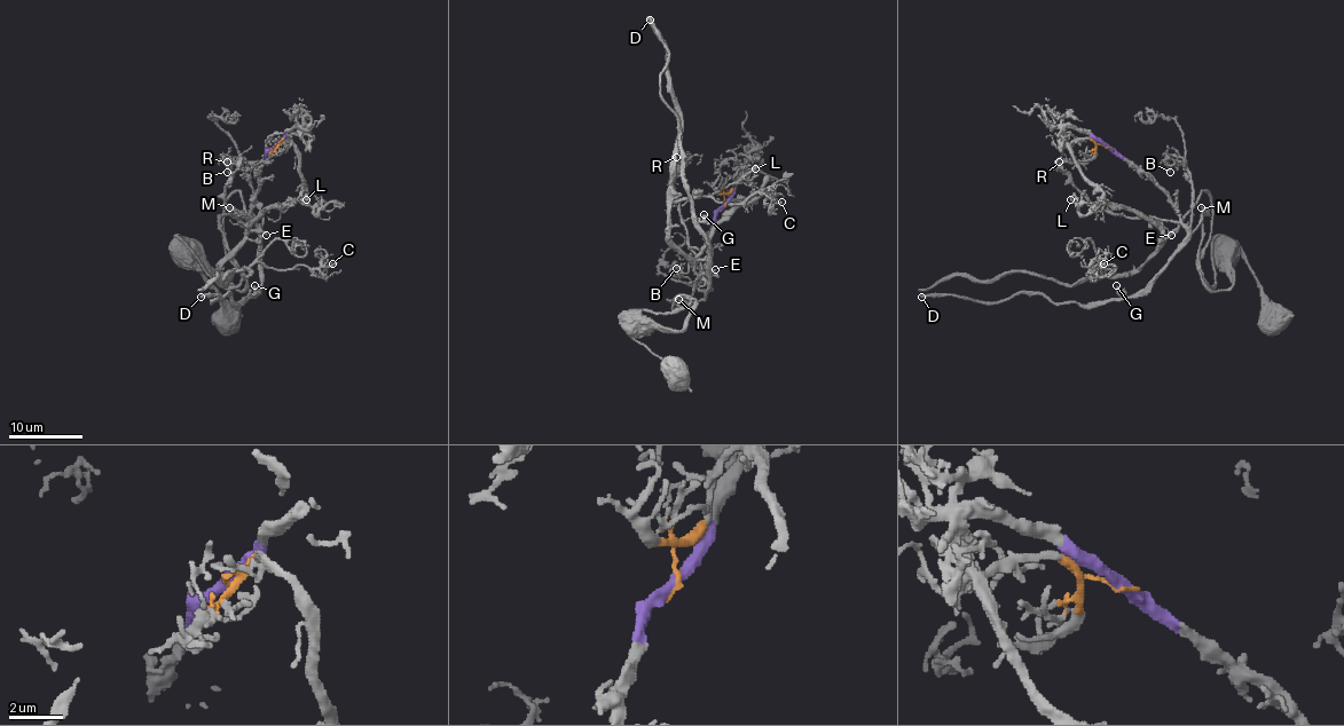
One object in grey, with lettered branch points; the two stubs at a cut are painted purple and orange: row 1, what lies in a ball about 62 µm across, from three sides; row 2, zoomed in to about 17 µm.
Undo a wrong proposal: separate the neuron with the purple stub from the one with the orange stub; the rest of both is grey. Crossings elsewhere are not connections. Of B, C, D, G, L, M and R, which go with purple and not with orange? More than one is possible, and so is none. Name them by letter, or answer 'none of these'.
B, D, G, M, R

